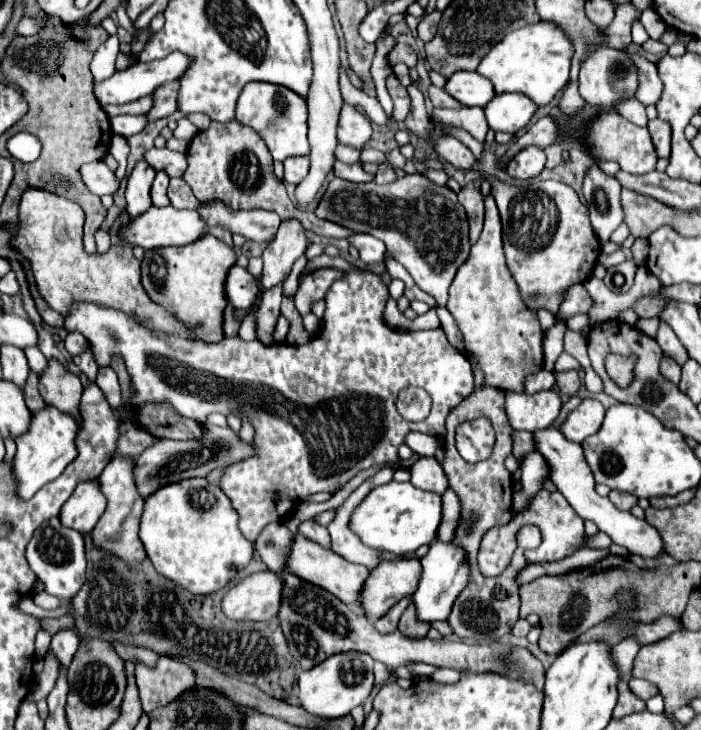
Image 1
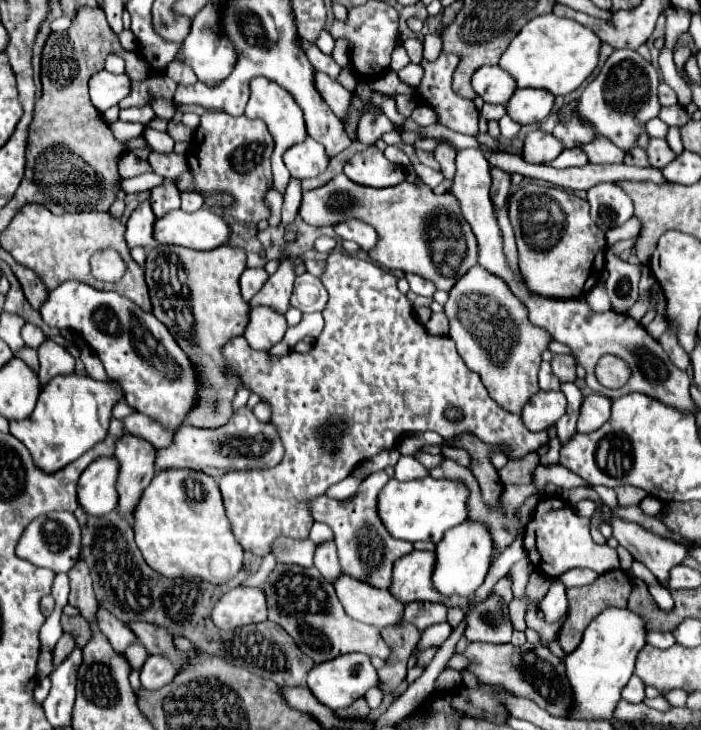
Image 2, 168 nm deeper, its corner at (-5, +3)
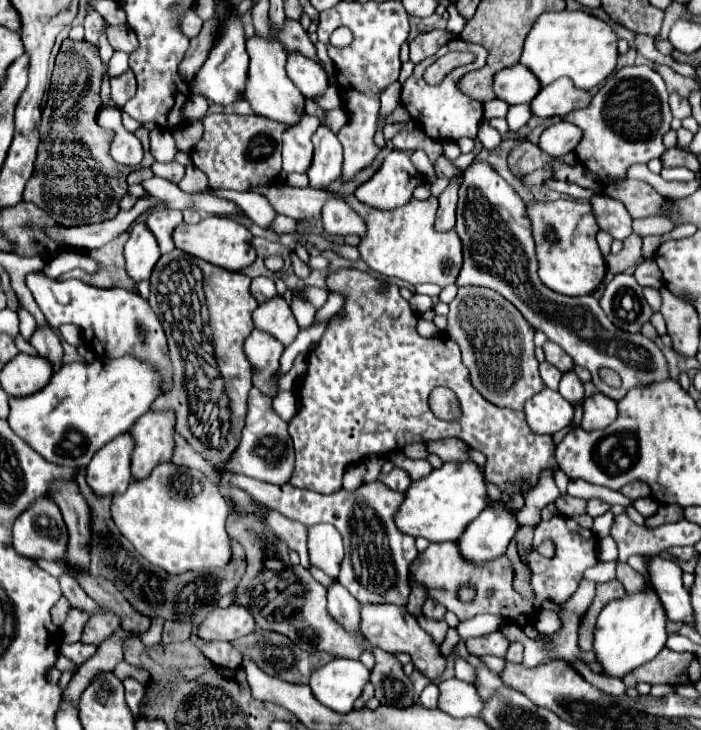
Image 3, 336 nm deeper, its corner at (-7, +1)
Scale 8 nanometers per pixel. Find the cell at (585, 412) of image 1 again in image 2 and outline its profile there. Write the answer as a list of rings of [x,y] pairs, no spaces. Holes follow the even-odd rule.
[[[589,394],[583,398],[581,414],[577,420],[577,432],[589,434],[595,432],[599,426],[605,424],[605,420],[611,414],[611,400],[601,394]]]

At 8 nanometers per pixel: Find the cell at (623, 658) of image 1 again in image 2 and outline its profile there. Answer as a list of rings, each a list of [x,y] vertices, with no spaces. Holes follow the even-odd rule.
[[[647,632],[647,644],[675,644],[671,632]]]

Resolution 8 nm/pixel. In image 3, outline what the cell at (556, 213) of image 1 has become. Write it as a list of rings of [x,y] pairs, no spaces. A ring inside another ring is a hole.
[[[557,200],[553,204],[529,204],[527,212],[537,244],[539,278],[543,284],[565,296],[593,294],[593,290],[603,282],[607,266],[595,240],[599,226],[591,206],[575,200]]]

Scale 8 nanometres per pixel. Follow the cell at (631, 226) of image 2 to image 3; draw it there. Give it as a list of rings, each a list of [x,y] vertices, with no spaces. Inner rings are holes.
[[[649,216],[649,218],[639,218],[633,220],[633,232],[639,236],[651,236],[651,234],[667,234],[675,228],[675,222],[665,218],[665,216]]]

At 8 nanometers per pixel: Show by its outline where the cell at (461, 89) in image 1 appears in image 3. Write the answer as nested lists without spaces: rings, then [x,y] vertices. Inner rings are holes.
[[[515,64],[495,74],[493,88],[497,98],[507,100],[507,104],[523,104],[531,102],[539,94],[541,84],[529,68],[525,68],[523,64]]]

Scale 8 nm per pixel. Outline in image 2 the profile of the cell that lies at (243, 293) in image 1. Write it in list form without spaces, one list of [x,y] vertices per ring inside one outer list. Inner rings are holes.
[[[247,268],[241,274],[241,294],[243,294],[243,300],[249,302],[261,290],[261,286],[265,284],[267,278],[269,278],[269,274],[265,272],[265,268]]]

